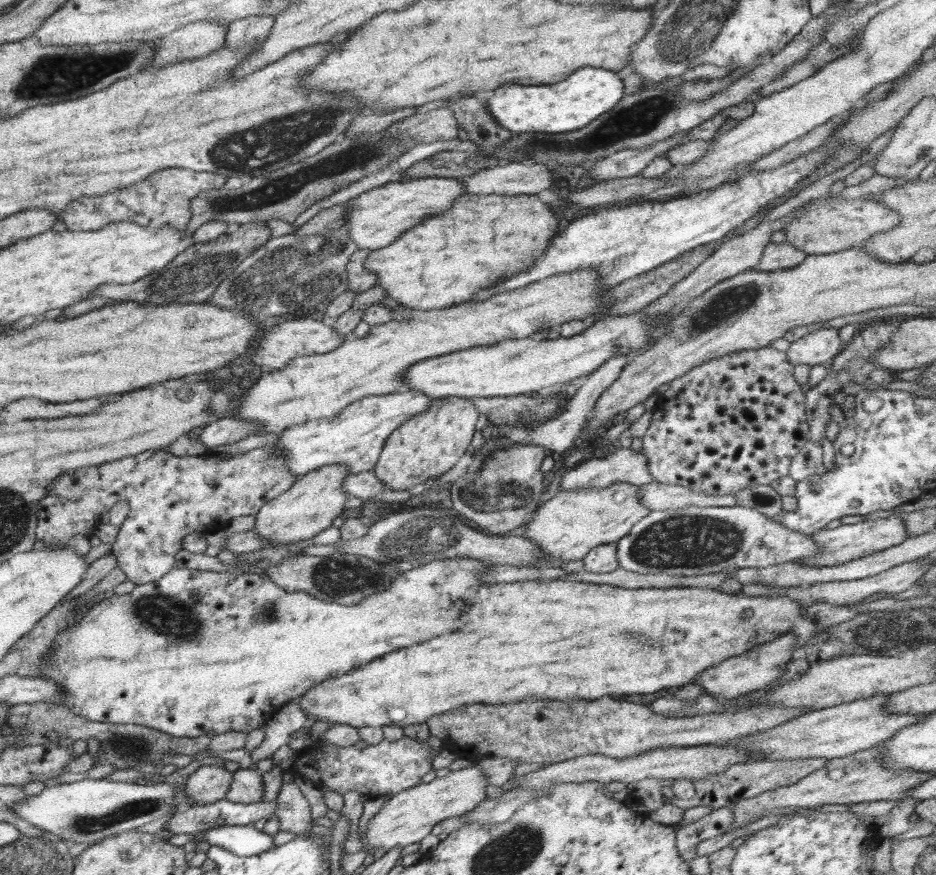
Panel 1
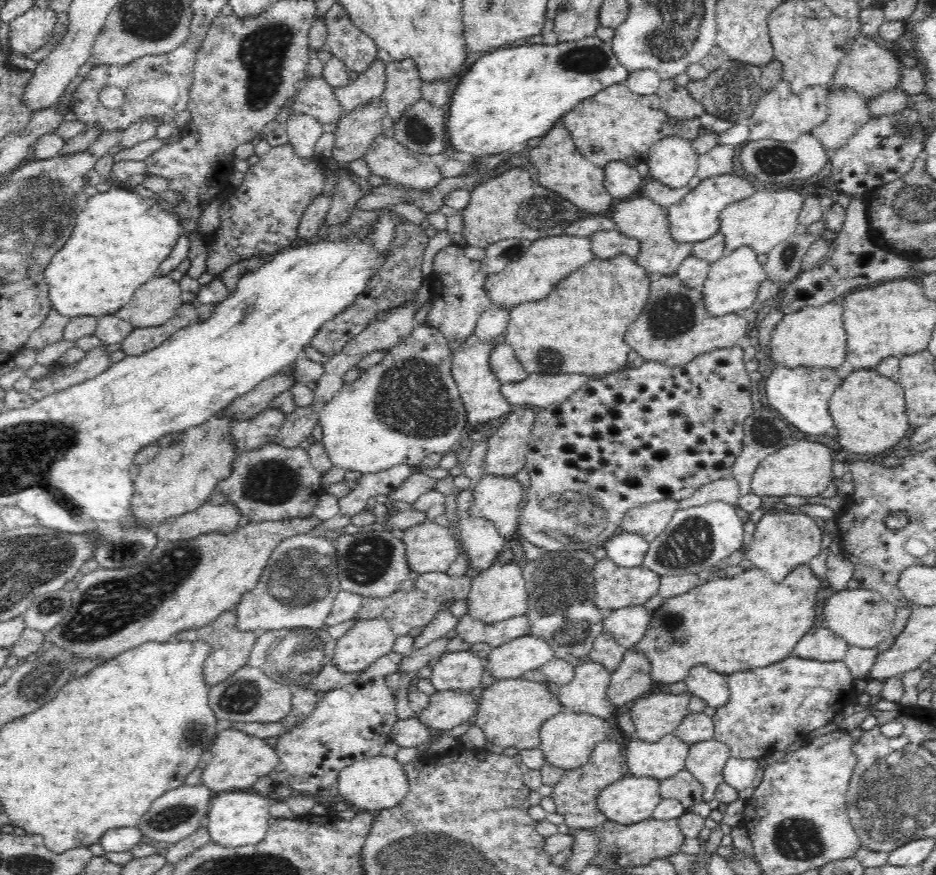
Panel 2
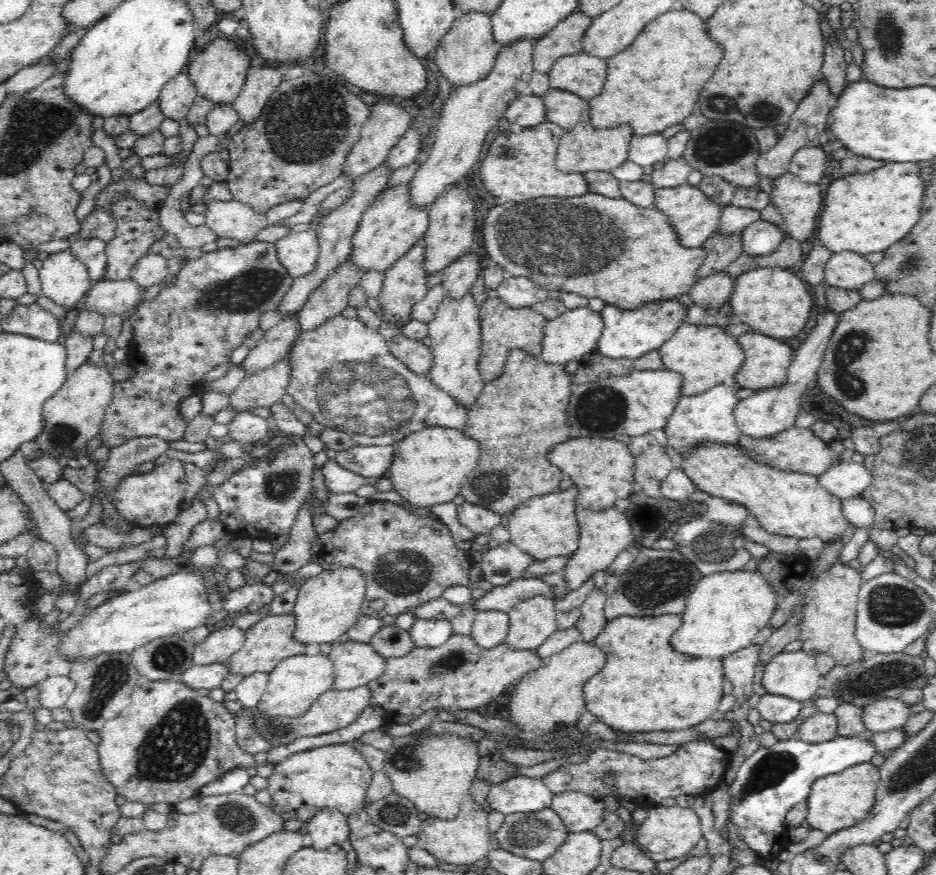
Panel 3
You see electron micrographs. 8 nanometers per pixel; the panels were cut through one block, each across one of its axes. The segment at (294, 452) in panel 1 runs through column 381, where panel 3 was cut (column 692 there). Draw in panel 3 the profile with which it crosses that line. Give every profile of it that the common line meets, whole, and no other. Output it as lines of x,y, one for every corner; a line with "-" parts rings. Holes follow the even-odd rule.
718,384
710,390
694,396
681,396
664,428
671,451
677,456
680,454
688,456
704,442
706,444
713,442
724,446
741,444
743,436
734,416
734,409
739,400
736,390
731,390
725,384

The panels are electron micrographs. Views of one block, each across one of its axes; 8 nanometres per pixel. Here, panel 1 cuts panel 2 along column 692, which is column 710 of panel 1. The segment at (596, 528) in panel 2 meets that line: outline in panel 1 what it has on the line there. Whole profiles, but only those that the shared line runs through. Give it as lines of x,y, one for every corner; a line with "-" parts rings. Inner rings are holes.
770,346
708,359
705,363
692,367
690,371
669,382
668,386
670,387
662,395
657,394
658,400
654,408
652,408
653,414
650,426
642,437
643,447
640,449
647,458
648,472
654,482
682,486
689,488
691,491
703,492
707,495
732,494
735,496
737,492
744,490
744,488
750,488
754,484
771,485
774,480
790,476
788,469
792,458
798,454
798,450
808,440
811,440
810,425
805,413
806,393
802,385
798,384
798,381
794,378
793,364
788,360
787,354

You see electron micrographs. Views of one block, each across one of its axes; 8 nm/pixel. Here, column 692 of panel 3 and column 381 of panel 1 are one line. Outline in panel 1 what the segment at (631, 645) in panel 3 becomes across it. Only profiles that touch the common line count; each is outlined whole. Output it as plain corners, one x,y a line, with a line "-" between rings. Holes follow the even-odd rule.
522,580
512,583
498,583
492,586
482,588
466,606
456,606
454,612
458,612
458,608
462,608
462,620
464,626
458,628
456,632
446,632
438,638
432,638
430,642
422,642
418,646
410,646
410,648
400,648
396,652
390,652
386,656
380,656
348,674
330,678
326,682
314,686
314,688
304,693
300,699
296,700
300,710
306,716
317,718
318,721
328,724
346,724
353,728
381,728
382,726
398,726
404,728
419,726
426,723
430,716
440,716
444,712
454,712
456,708
466,706
468,704
518,704
518,702
558,702
569,700
594,700
600,699
602,696
612,695
646,695
654,694
664,690
670,690
674,687
682,687
686,684
692,684
698,676
702,676
701,672
705,671
710,666
718,664
723,660
744,654
754,646
760,646
766,642
771,642
776,638
780,638
783,634
791,632
795,636
795,646
804,647
807,644
814,644
819,640
827,637
826,629
821,629
816,620
805,615
805,608
799,605
795,600
788,597
759,597
746,596
744,593
735,595
718,592
712,588
704,587
672,587
672,588
622,588
607,584
593,585
590,583
564,580
547,581
529,581
-
426,654
426,658
430,656
432,662
428,664
416,664
412,662
412,658

